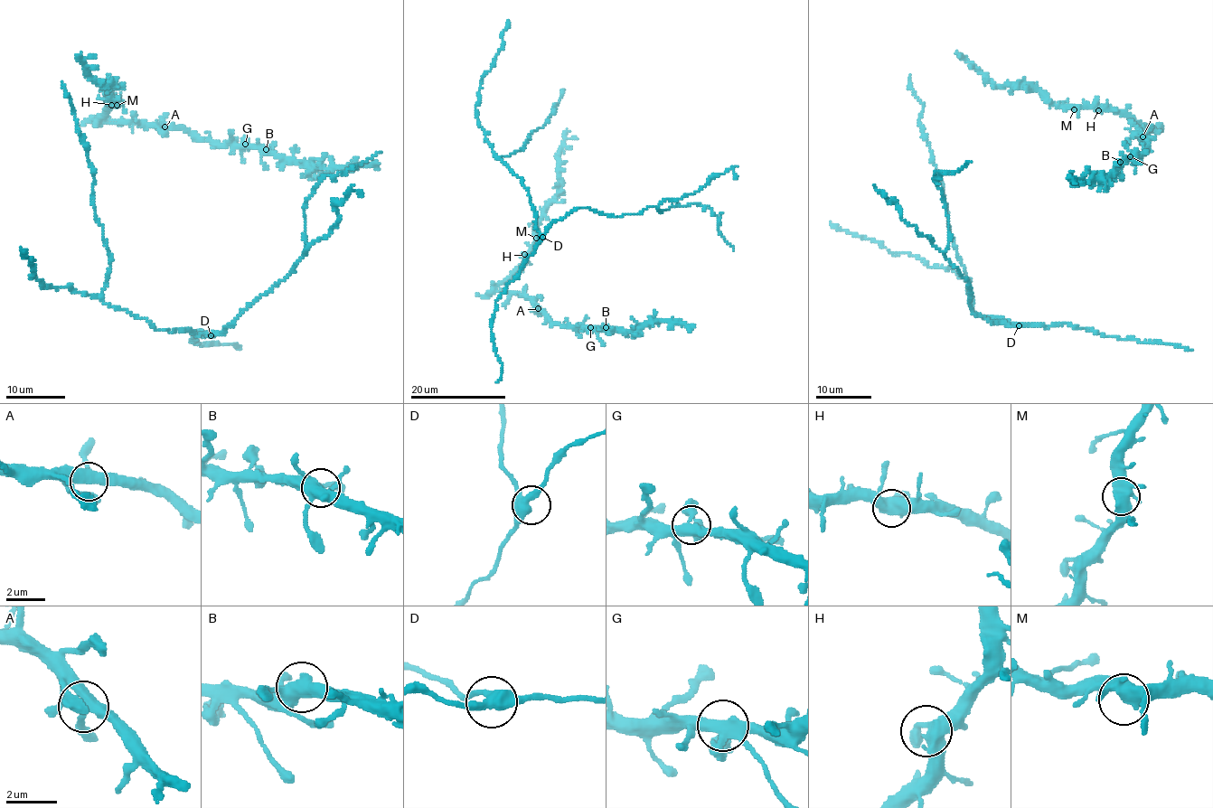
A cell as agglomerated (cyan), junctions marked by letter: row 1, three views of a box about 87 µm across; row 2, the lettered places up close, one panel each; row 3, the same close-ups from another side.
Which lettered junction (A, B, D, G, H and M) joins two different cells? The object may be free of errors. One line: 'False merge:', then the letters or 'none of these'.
False merge: none of these

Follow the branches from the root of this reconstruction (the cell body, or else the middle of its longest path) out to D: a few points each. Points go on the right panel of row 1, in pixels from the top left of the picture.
D: (920, 125), (935, 170), (940, 173), (950, 236), (968, 279), (968, 291), (975, 314), (1002, 317), (1019, 325)

